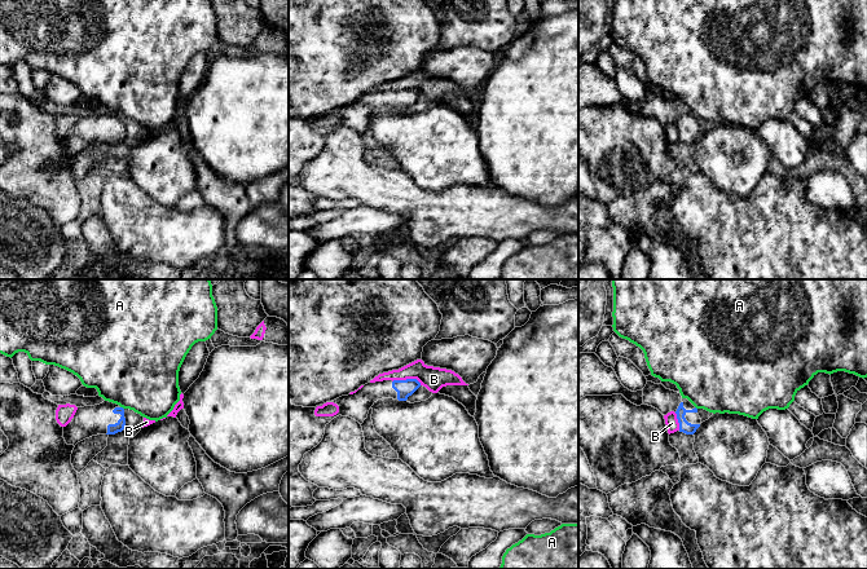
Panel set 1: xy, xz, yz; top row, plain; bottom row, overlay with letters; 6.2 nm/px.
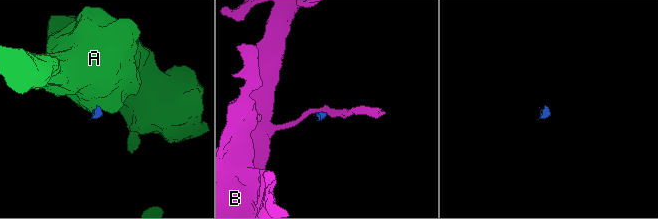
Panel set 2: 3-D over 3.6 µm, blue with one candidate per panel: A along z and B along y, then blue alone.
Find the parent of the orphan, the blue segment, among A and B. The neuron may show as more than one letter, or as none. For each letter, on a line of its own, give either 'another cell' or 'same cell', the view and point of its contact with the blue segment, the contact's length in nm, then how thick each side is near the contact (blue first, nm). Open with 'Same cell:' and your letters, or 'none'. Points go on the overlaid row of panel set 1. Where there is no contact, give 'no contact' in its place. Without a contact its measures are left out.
Same cell: none
A: another cell; contact xy (122, 407); length 30 nm; calibres 60 and 480 nm
B: another cell; contact xz (406, 379); length 190 nm; calibres 110 and 150 nm

